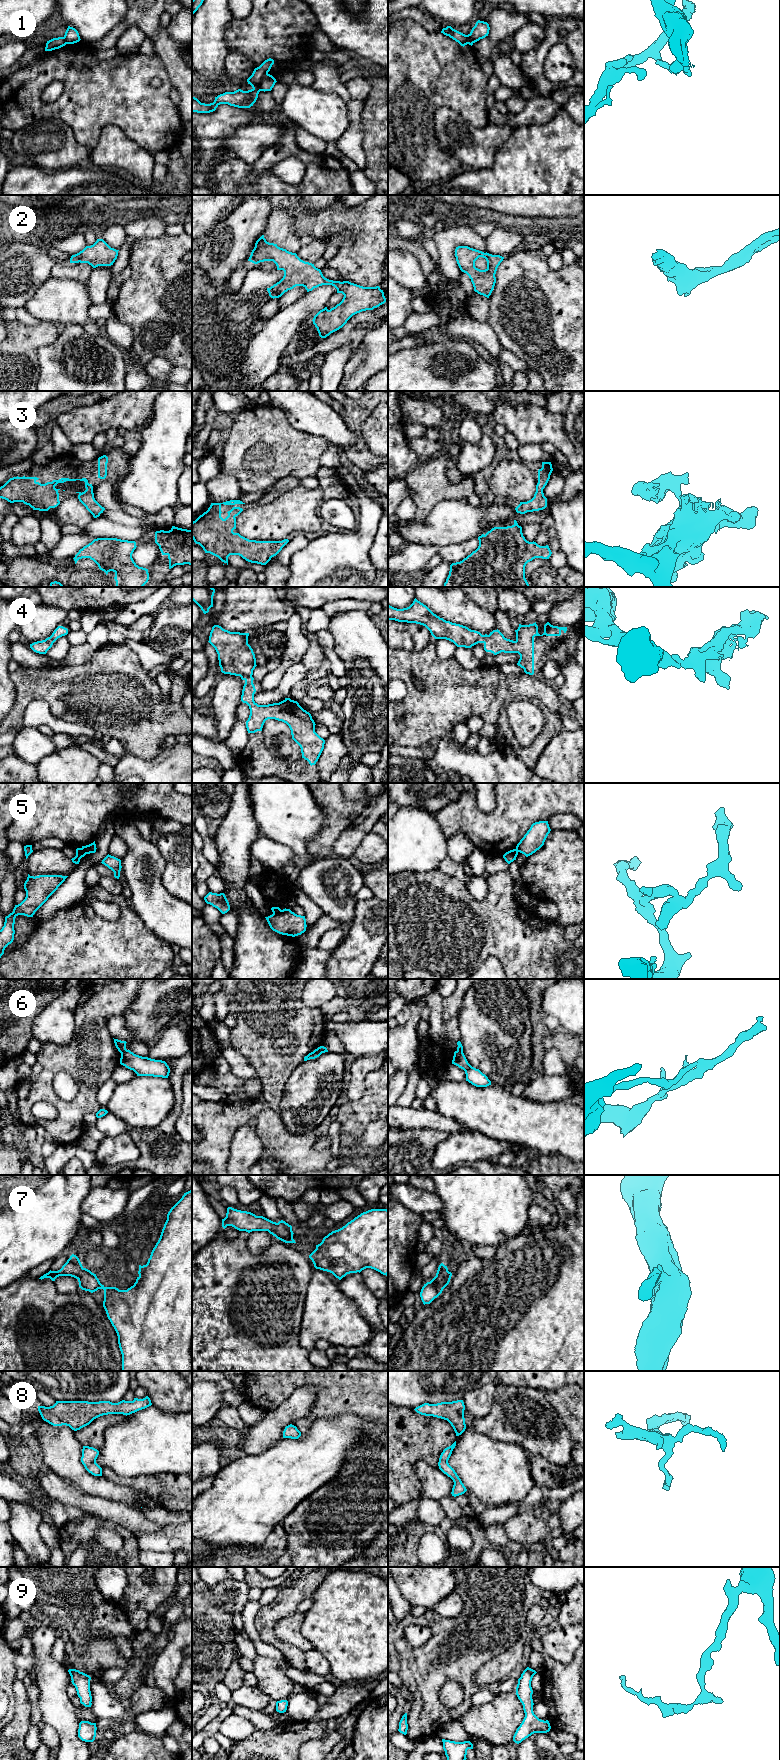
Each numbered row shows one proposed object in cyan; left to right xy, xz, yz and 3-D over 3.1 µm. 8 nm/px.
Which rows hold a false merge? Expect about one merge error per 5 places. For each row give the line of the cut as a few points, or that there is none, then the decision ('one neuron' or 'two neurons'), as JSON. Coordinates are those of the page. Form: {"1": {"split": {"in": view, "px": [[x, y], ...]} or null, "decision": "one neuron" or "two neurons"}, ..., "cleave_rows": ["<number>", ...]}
{"1": {"split": {"in": "xz", "px": [[267, 72], [262, 78], [261, 83], [253, 89]]}, "decision": "two neurons"}, "2": {"split": null, "decision": "one neuron"}, "3": {"split": null, "decision": "one neuron"}, "4": {"split": null, "decision": "one neuron"}, "5": {"split": {"in": "xy", "px": [[81, 848], [86, 853]]}, "decision": "two neurons"}, "6": {"split": {"in": "xy", "px": [[126, 1049], [121, 1053]]}, "decision": "two neurons"}, "7": {"split": null, "decision": "one neuron"}, "8": {"split": null, "decision": "one neuron"}, "9": {"split": null, "decision": "one neuron"}, "cleave_rows": ["1", "5", "6"]}

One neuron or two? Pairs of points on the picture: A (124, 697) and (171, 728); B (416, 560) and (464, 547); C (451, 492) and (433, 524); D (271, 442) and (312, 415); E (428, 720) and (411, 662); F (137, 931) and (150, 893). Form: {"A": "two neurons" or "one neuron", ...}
{"A": "one neuron", "B": "one neuron", "C": "two neurons", "D": "two neurons", "E": "one neuron", "F": "two neurons"}

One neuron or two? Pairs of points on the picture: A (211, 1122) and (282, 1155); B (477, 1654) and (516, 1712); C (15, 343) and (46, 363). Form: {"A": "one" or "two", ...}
{"A": "one", "B": "two", "C": "two"}

